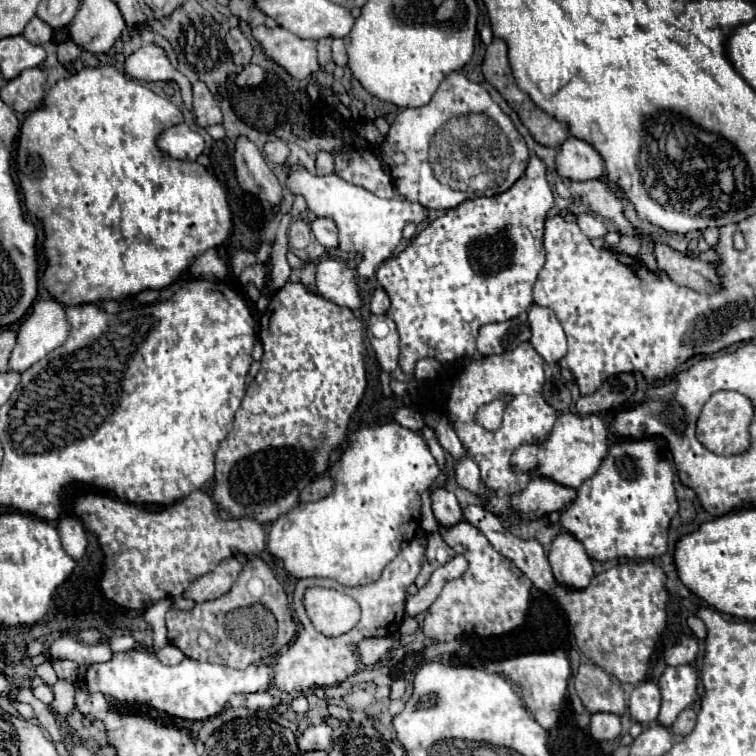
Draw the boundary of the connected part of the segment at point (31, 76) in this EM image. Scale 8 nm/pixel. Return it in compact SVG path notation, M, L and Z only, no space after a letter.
M29 68L1 88L1 100L9 104L15 112L25 114L41 106L45 94L43 84L45 84L45 74L41 72L41 68Z

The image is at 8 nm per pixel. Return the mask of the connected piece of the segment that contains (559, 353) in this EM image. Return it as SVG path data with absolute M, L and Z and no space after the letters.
M533 306L529 310L531 344L547 364L557 364L567 354L567 338L563 326L551 308Z

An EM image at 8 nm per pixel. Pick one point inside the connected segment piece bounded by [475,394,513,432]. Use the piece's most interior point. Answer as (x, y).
(489, 416)

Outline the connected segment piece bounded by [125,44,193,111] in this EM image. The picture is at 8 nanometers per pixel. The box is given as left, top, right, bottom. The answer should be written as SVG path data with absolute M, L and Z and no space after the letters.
M149 44L127 56L125 72L131 78L141 81L175 82L180 88L185 106L190 111L193 110L192 84L186 76L175 70L171 60L167 58L167 52L161 46Z

